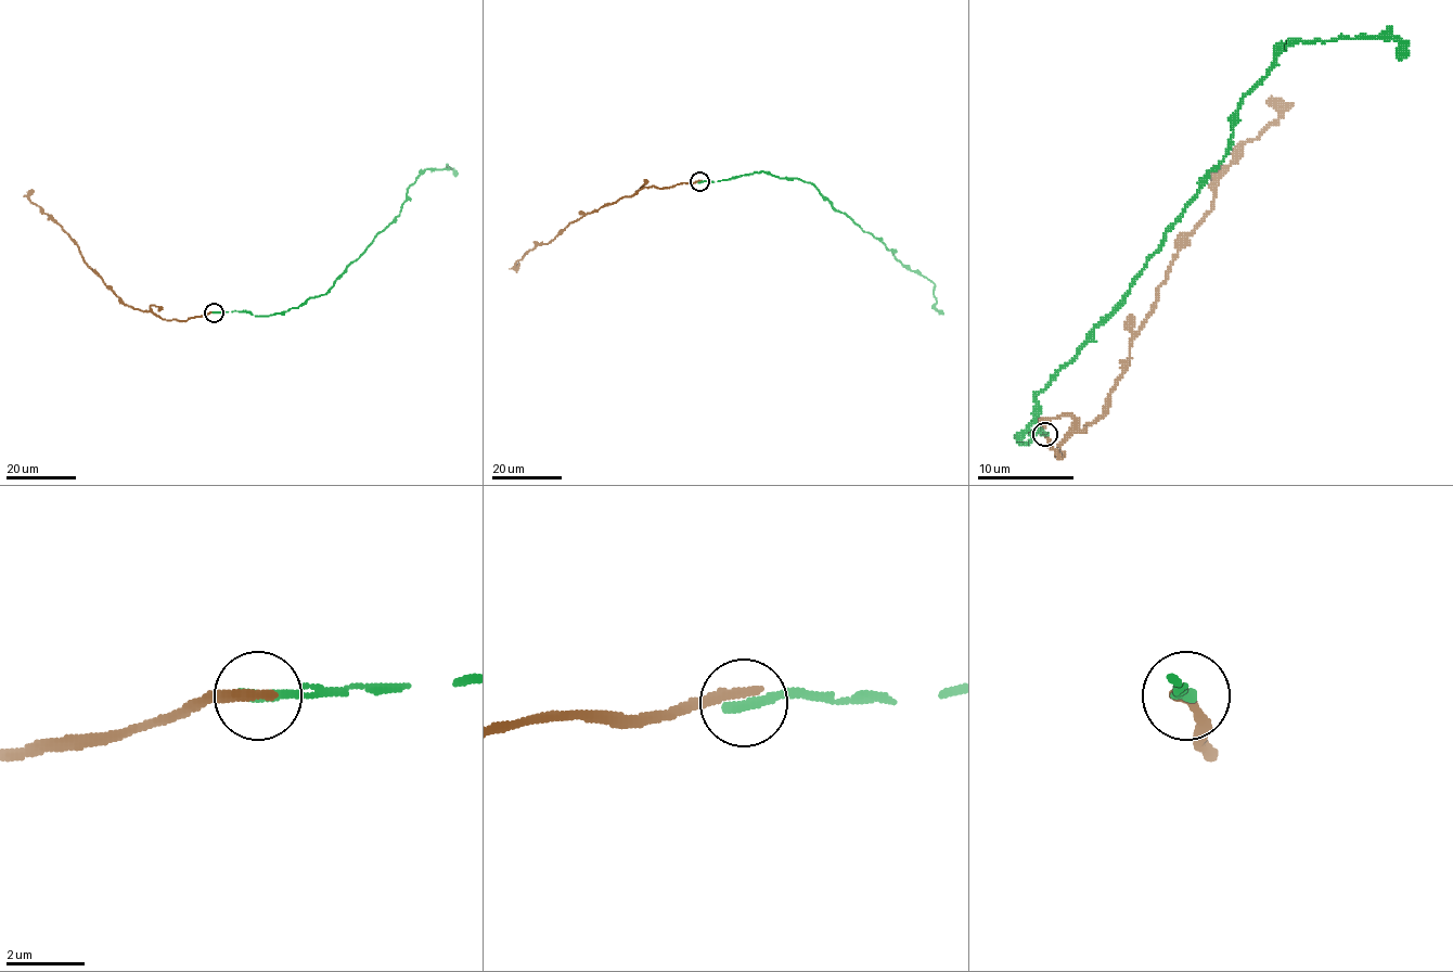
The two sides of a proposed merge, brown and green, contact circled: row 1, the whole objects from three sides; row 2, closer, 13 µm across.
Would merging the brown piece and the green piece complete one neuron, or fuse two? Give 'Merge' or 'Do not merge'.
Do not merge

